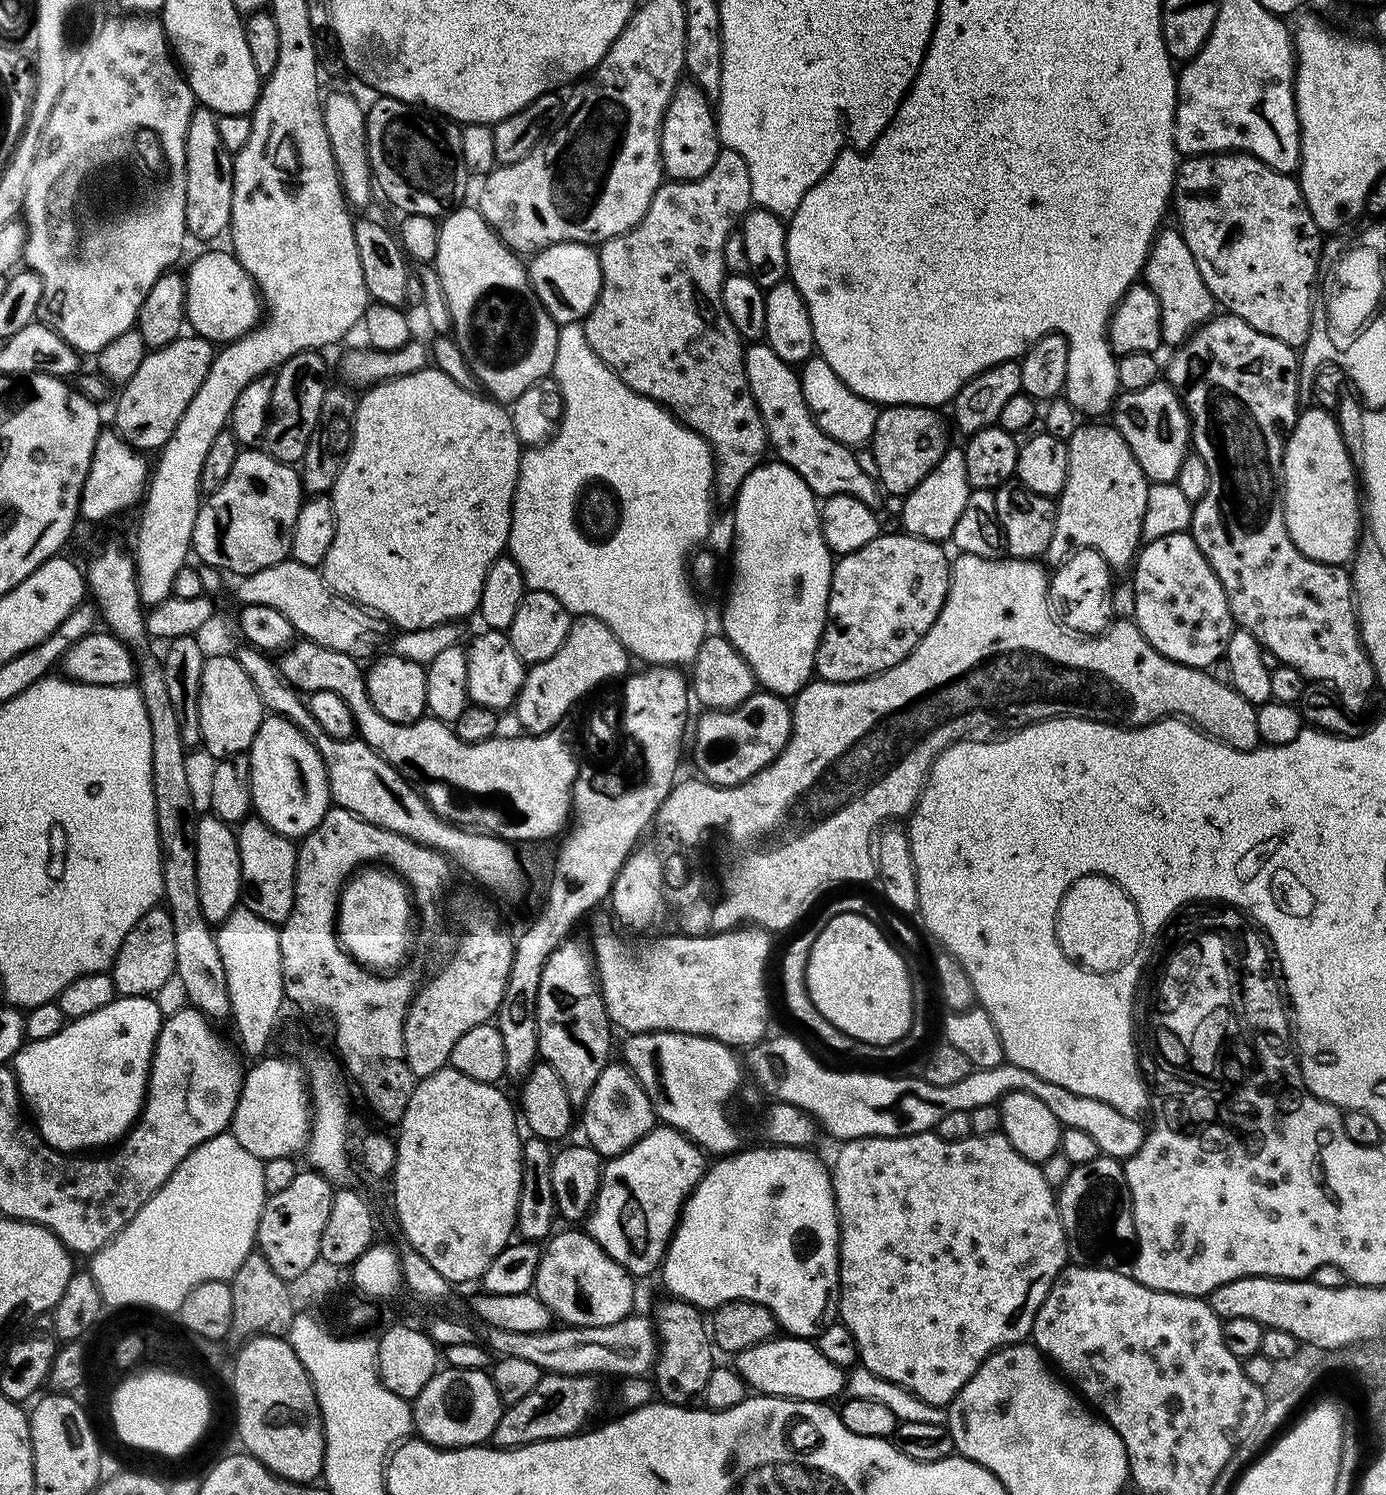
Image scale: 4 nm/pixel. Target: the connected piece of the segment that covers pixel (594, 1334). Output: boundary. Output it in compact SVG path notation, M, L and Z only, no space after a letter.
M630 1314L610 1326L552 1326L547 1332L530 1334L514 1334L510 1330L488 1328L482 1340L497 1357L523 1358L525 1362L538 1366L544 1374L553 1372L567 1376L586 1376L609 1372L618 1378L644 1376L655 1365L658 1341L653 1321L649 1317L647 1320L644 1316L636 1315Z

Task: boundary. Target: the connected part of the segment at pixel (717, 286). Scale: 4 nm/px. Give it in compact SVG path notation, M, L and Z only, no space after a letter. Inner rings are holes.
M721 147L718 158L710 170L697 180L672 180L661 183L660 189L654 194L646 214L639 224L633 226L628 232L621 236L615 236L599 245L598 253L601 264L601 292L598 294L596 305L588 312L582 323L586 342L602 358L602 362L612 370L618 379L628 387L629 393L646 400L655 400L657 404L664 405L677 420L686 428L693 428L699 436L703 436L712 445L712 454L716 466L716 478L714 481L714 492L717 497L731 501L735 497L736 491L742 486L746 474L754 470L765 459L764 451L769 451L768 435L764 429L762 418L758 414L758 406L750 394L750 386L746 382L746 366L744 365L745 341L738 334L734 322L726 318L726 310L722 306L722 282L726 275L724 267L724 247L726 238L737 231L738 225L753 207L752 191L750 190L750 170L742 158L734 150Z

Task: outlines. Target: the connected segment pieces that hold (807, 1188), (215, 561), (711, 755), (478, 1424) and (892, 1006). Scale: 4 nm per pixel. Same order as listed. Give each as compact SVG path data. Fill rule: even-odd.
M763 1146L764 1148L748 1148L725 1155L716 1165L709 1167L704 1177L698 1182L684 1210L680 1213L680 1221L664 1253L664 1263L658 1269L658 1276L664 1279L664 1288L669 1297L684 1300L701 1310L714 1310L731 1300L749 1300L755 1304L766 1306L774 1314L777 1325L787 1335L801 1338L815 1338L826 1326L837 1323L840 1306L840 1219L836 1213L836 1199L832 1189L832 1174L827 1163L823 1164L808 1148L781 1148L779 1146Z
M240 450L226 482L201 503L191 551L201 565L219 568L221 573L248 576L289 559L292 527L302 503L301 473L293 465L278 462L267 451Z
M757 690L752 693L742 706L730 710L704 710L699 713L700 721L696 724L696 733L692 736L692 760L701 777L709 784L717 784L723 788L733 788L736 784L746 782L754 774L758 774L766 766L770 766L782 754L788 745L792 733L792 709L789 701L772 692Z
M439 1369L412 1402L415 1433L438 1448L477 1447L491 1439L504 1405L485 1369Z
M854 916L822 925L810 950L806 986L818 1014L839 1032L852 1032L865 1040L889 1041L900 1036L914 1020L914 998L908 994L900 959L880 940L875 928Z

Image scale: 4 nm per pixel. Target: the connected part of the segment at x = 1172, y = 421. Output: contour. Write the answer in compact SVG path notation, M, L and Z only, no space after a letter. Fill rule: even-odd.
M1163 379L1154 381L1150 386L1146 386L1143 390L1134 390L1133 392L1121 391L1117 395L1111 409L1110 417L1112 416L1111 423L1114 425L1117 432L1120 433L1120 439L1125 440L1130 446L1130 450L1136 459L1136 466L1144 471L1144 475L1148 477L1149 481L1154 484L1170 484L1175 481L1178 470L1182 470L1182 462L1188 457L1190 451L1190 441L1192 439L1192 426L1188 422L1188 411L1184 408L1184 401L1179 392L1172 387L1171 384L1165 382Z

